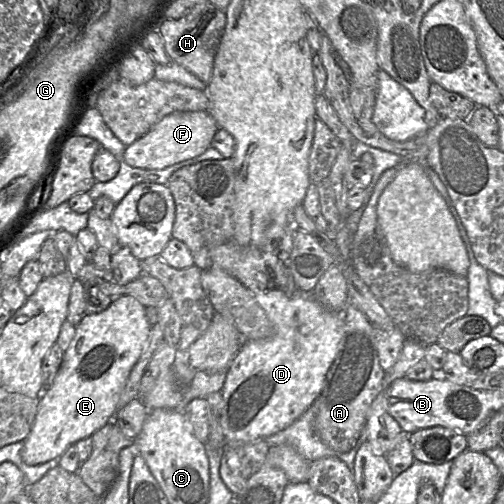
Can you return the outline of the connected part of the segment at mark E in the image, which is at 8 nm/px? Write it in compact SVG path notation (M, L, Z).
M130 295L113 298L102 312L84 315L52 385L40 395L35 420L21 451L25 463L37 465L61 457L70 445L91 437L114 420L120 394L145 348L150 327L145 306Z

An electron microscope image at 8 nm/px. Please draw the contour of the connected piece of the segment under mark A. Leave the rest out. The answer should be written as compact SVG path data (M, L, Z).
M348 302L345 307L344 332L338 352L328 370L320 395L288 427L265 437L265 441L269 447L292 446L307 460L337 457L353 471L355 455L366 441L366 437L360 437L358 441L357 439L365 426L373 400L383 389L385 373L379 364L374 344L373 324L363 312Z

